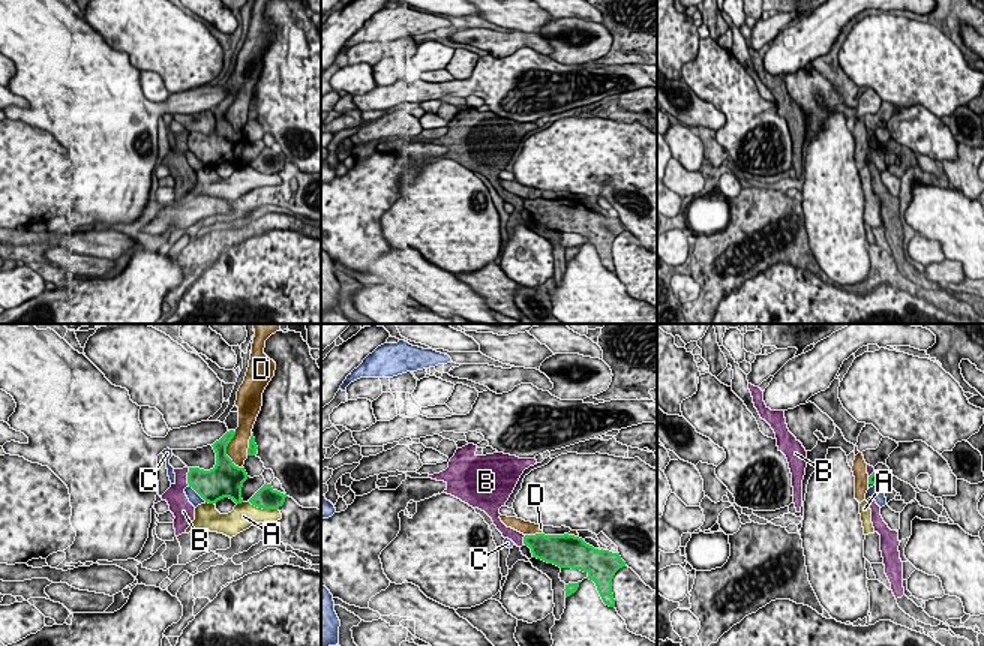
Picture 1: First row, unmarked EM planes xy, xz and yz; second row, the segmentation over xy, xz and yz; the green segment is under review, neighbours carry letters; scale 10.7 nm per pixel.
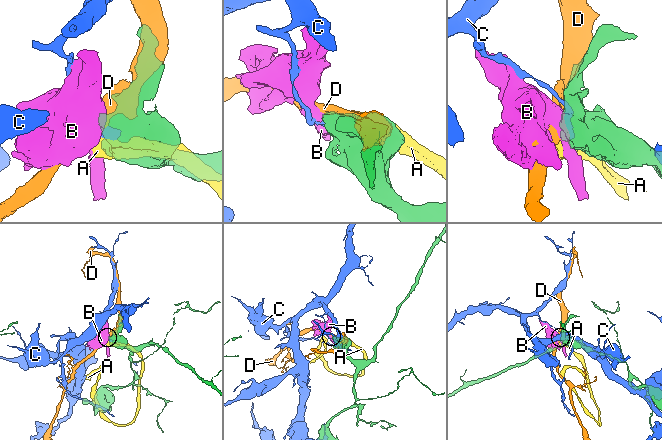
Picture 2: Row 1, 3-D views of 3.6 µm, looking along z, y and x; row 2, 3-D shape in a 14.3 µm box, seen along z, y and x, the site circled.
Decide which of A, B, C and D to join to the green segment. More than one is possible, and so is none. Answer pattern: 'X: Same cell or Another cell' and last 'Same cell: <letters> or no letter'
A: Another cell
B: Another cell
C: Another cell
D: Another cell
Same cell: no letter

